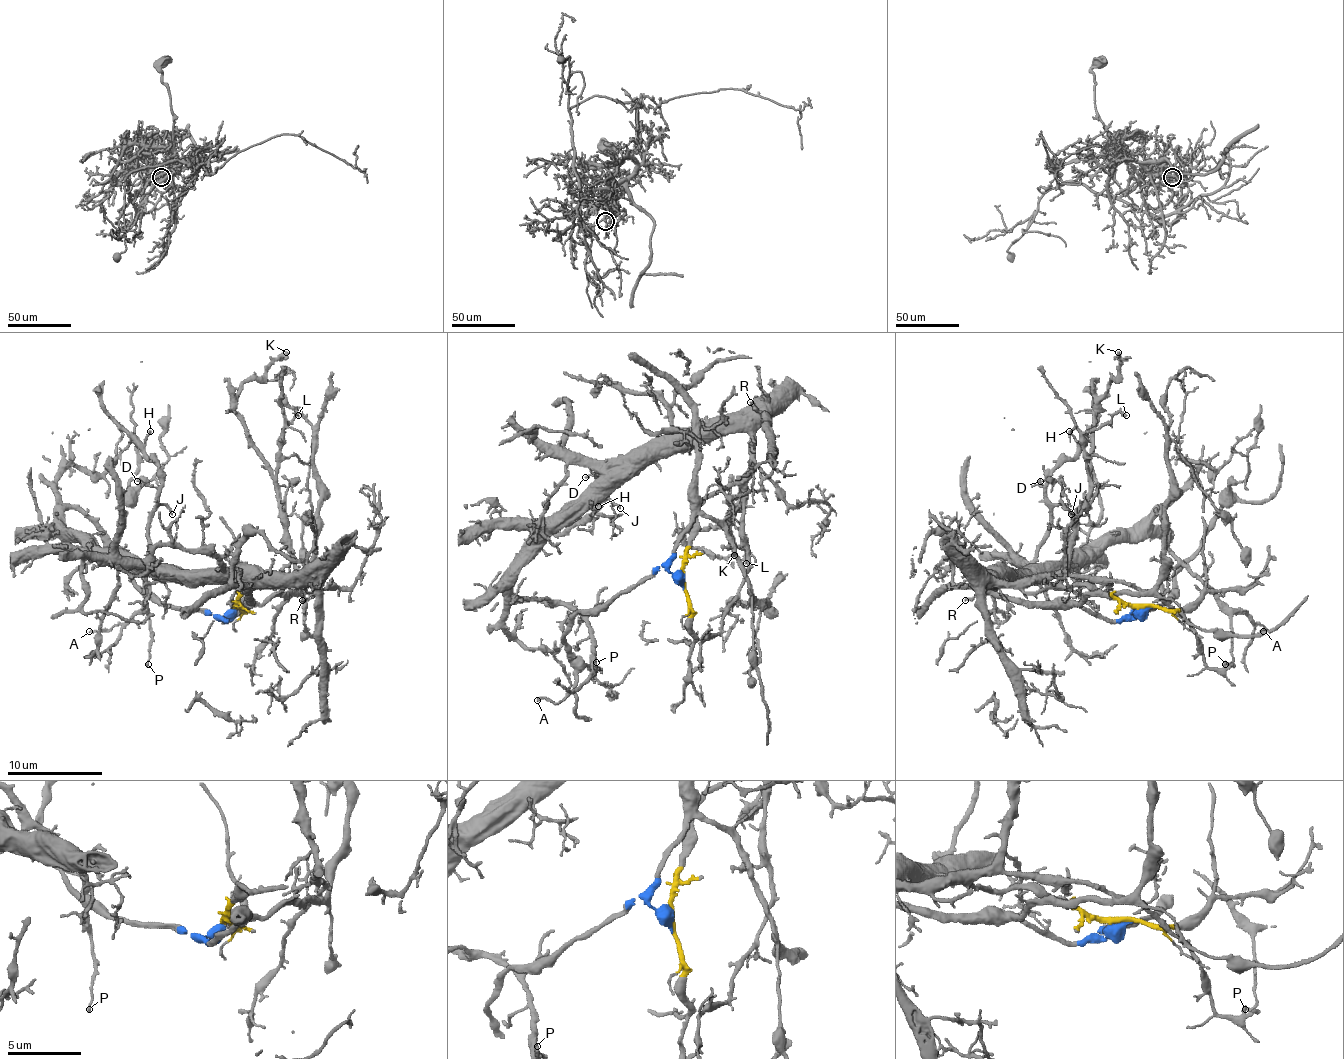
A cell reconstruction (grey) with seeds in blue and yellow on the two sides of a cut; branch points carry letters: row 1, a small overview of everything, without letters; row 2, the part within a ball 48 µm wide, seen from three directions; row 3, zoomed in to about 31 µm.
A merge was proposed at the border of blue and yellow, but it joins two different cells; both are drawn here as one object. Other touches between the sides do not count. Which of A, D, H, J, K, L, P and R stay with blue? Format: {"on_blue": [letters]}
{"on_blue": []}

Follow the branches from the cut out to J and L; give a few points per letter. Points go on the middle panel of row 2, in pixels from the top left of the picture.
J: (682, 580), (697, 509), (747, 470), (747, 432), (656, 439), (611, 458), (596, 485), (620, 509)
L: (682, 580), (697, 509), (709, 497), (737, 485), (742, 501), (725, 525), (728, 518), (747, 564)

